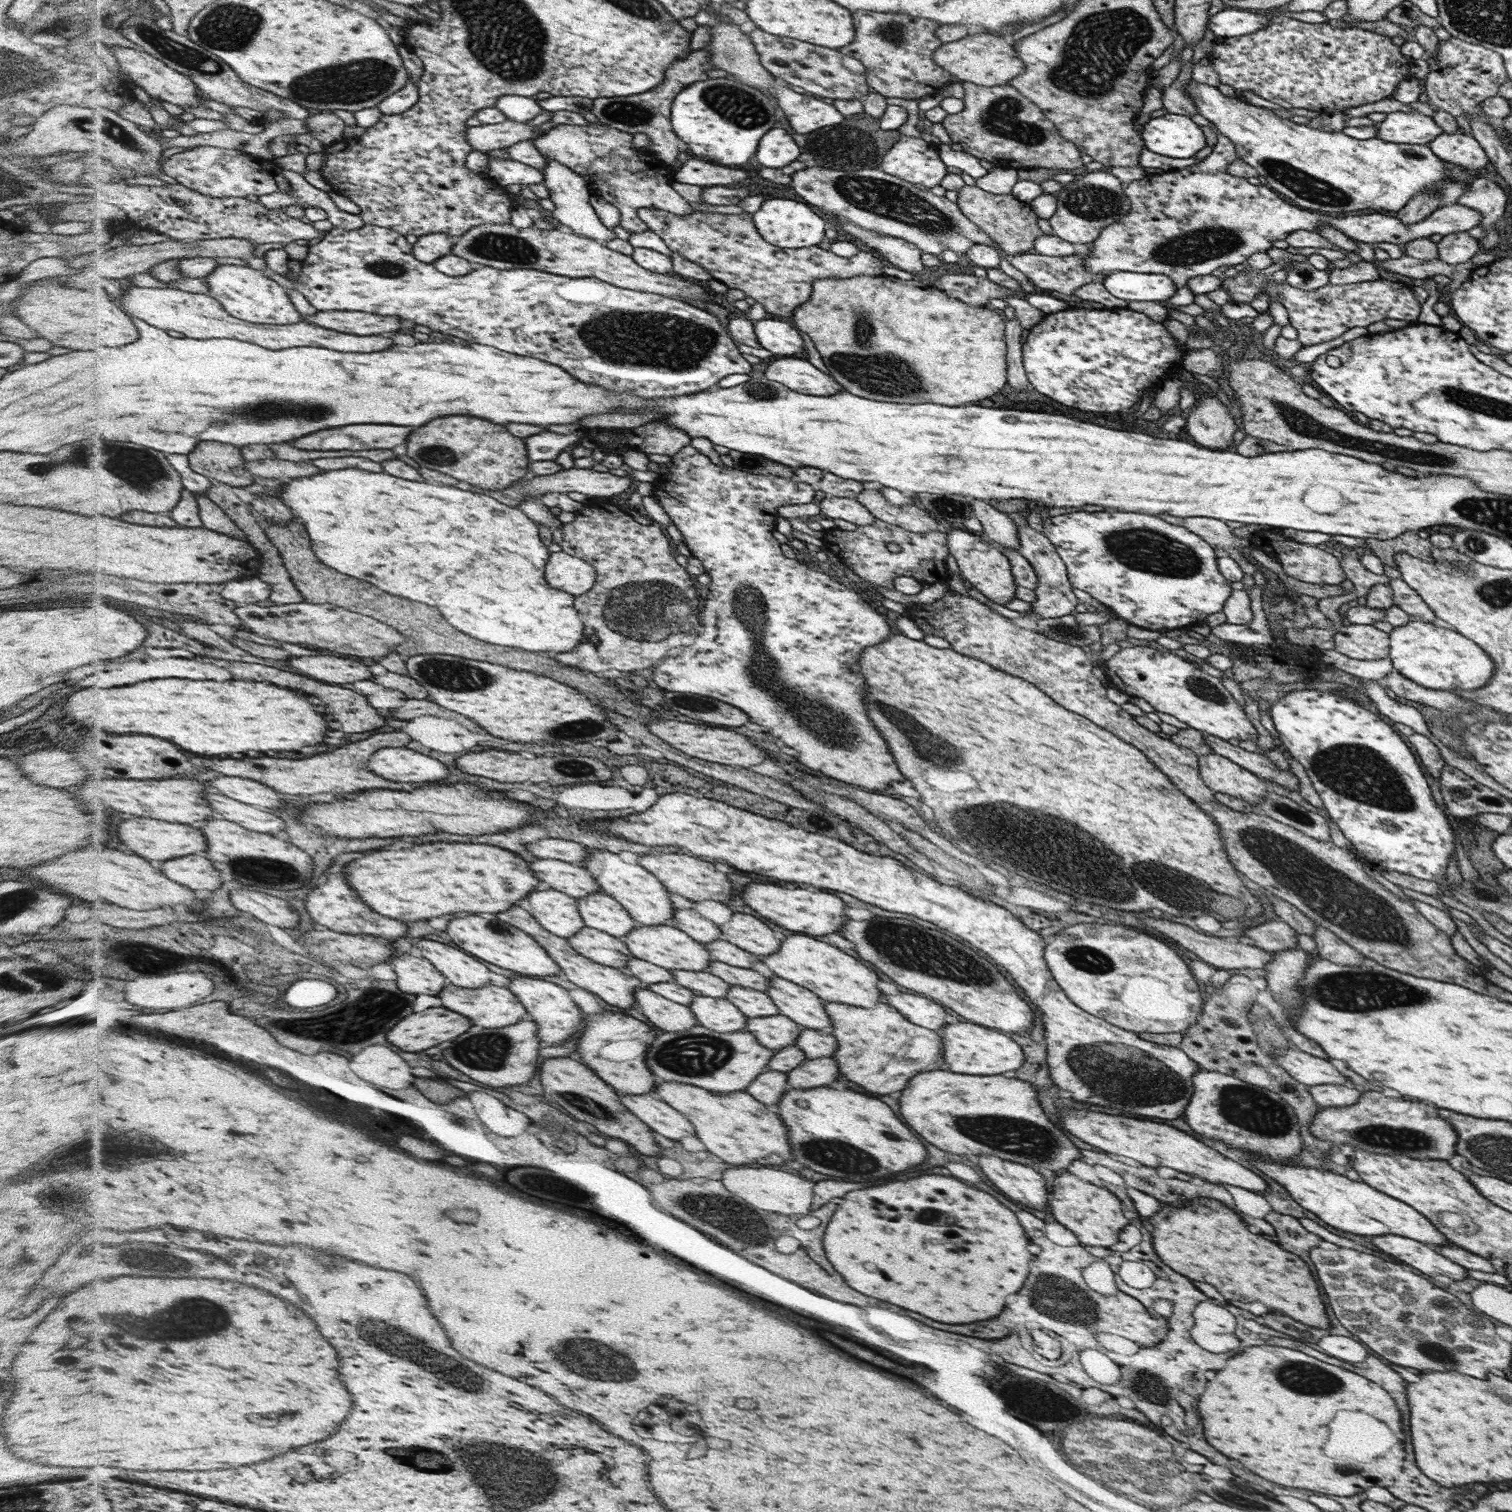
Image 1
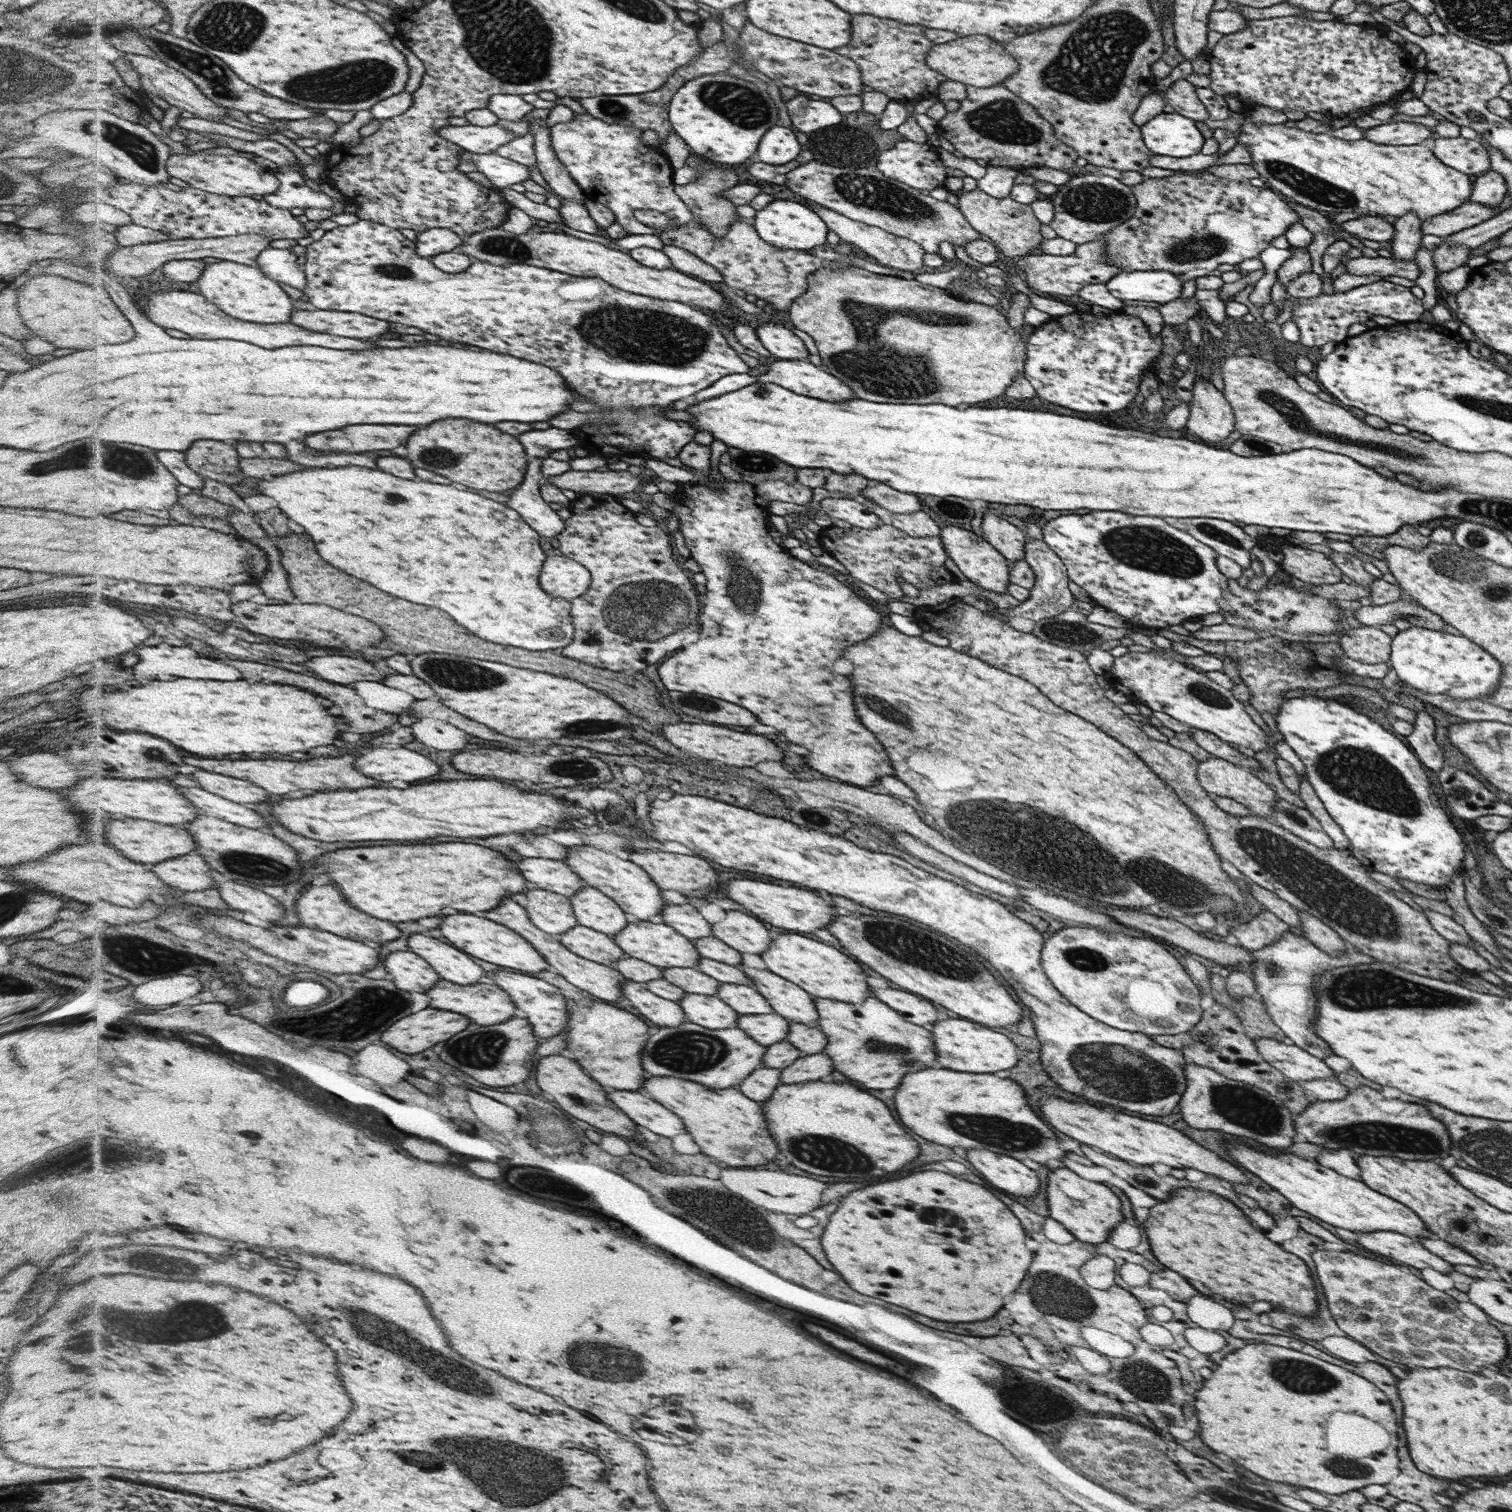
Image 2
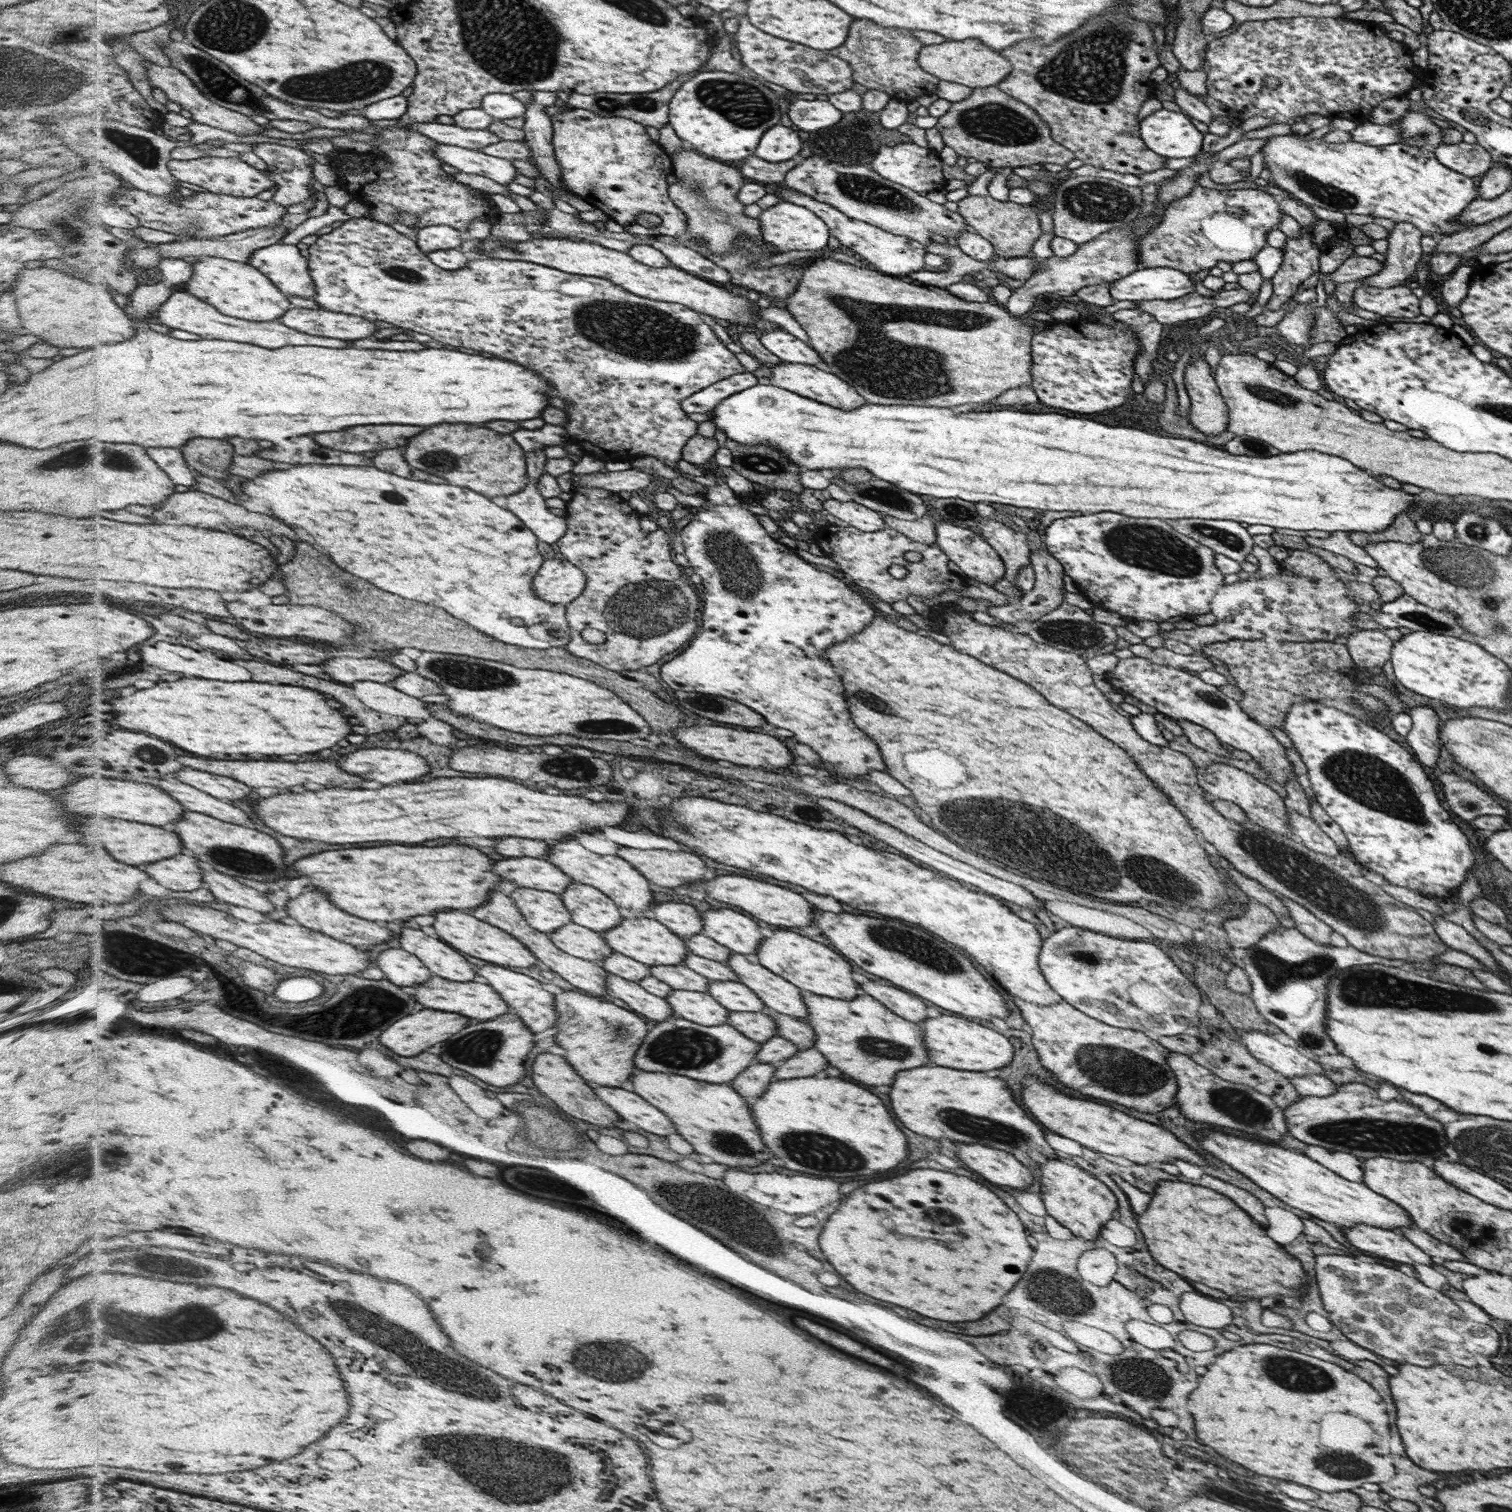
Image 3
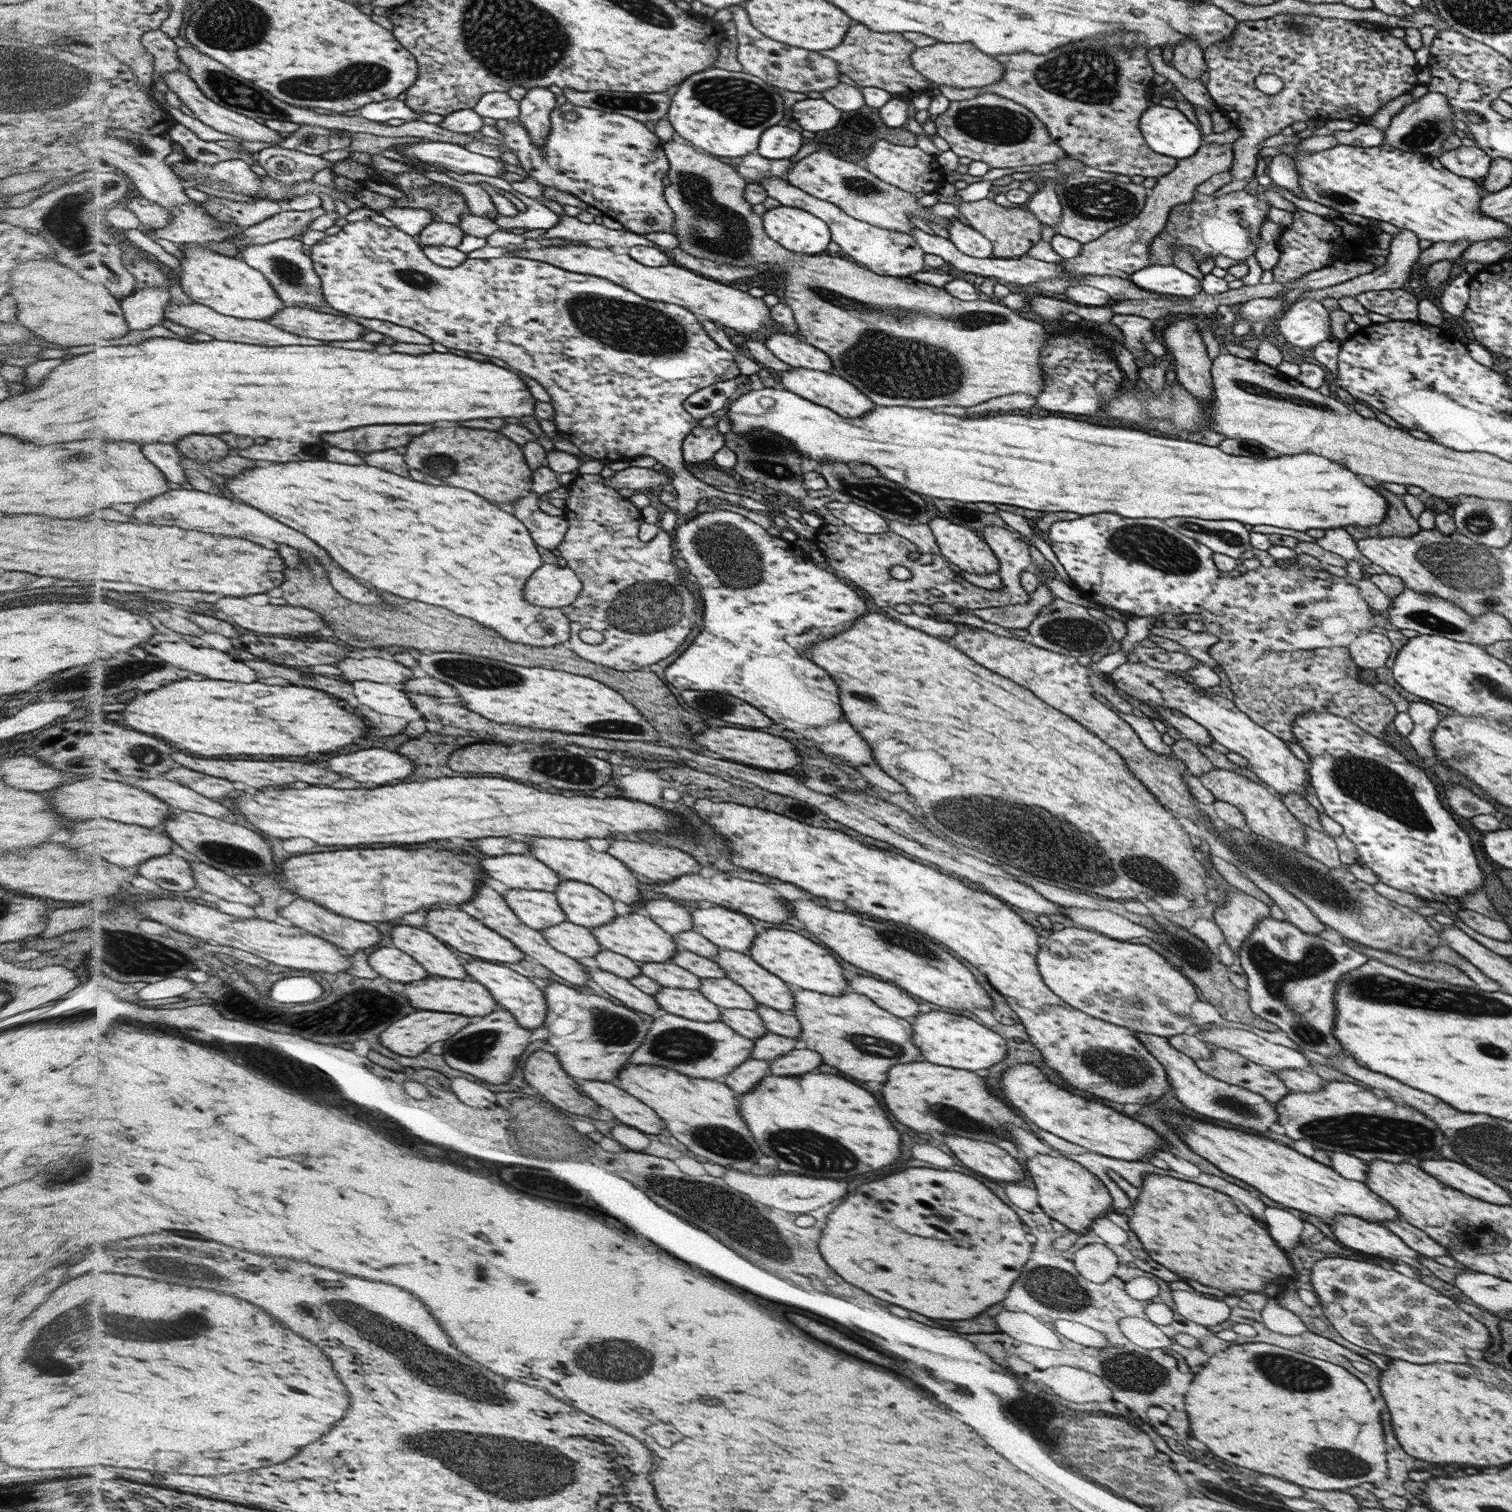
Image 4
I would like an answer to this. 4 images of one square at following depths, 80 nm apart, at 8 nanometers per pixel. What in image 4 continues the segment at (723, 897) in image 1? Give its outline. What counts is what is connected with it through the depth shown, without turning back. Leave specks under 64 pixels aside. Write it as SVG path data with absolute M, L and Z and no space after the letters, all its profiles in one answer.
M617 840L605 852L615 855L632 872L638 872L654 883L700 872L701 865L692 856L674 847Z

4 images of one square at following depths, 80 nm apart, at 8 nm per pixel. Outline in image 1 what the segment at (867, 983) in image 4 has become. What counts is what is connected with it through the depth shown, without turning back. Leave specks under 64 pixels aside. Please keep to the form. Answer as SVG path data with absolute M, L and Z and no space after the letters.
M902 991L901 993L884 993L885 1002L896 1007L904 1018L912 1020L918 1026L927 1027L929 1030L945 1028L946 1010L944 1006L925 995Z

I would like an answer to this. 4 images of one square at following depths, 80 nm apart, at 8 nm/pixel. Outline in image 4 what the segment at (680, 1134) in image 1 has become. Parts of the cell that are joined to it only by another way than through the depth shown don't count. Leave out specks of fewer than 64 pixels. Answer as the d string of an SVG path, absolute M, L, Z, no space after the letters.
M580 1082L583 1094L591 1098L602 1108L606 1108L614 1114L614 1118L625 1125L645 1132L646 1134L662 1134L665 1129L663 1119L656 1114L652 1107L636 1100L628 1092L616 1088L608 1082Z

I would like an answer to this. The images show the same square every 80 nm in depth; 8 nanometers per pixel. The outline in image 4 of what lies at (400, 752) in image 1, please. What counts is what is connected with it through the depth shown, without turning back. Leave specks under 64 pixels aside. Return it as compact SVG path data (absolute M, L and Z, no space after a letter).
M368 748L354 754L338 756L330 760L330 770L354 780L354 782L374 782L384 785L386 782L402 782L412 774L415 764L396 752L382 748Z

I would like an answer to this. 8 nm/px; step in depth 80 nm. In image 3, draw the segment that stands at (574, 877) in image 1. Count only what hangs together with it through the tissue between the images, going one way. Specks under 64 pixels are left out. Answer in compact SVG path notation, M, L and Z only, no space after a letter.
M506 857L506 860L500 860L496 870L500 870L504 880L516 886L559 895L566 893L568 886L574 884L570 875L564 874L560 867L548 862L546 858Z

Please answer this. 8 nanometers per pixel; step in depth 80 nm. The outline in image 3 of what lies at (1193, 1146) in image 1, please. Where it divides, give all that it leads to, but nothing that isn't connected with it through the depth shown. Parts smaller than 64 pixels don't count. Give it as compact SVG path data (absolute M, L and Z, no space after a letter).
M1024 1076L1022 1082L1022 1094L1020 1102L1032 1110L1032 1116L1038 1122L1044 1122L1048 1130L1066 1136L1070 1140L1080 1142L1086 1149L1104 1154L1114 1154L1128 1158L1130 1162L1136 1164L1150 1164L1150 1162L1172 1162L1172 1160L1188 1160L1196 1164L1204 1164L1204 1160L1194 1154L1186 1144L1182 1144L1172 1132L1168 1132L1156 1124L1126 1116L1124 1112L1118 1112L1114 1108L1108 1108L1106 1105L1094 1103L1089 1100L1078 1100L1066 1094L1060 1094L1058 1090L1042 1084L1036 1076Z

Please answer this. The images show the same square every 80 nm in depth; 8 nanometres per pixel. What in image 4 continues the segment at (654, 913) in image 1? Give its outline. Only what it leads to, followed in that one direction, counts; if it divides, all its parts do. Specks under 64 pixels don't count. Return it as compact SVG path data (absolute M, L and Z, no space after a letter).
M525 837L522 840L529 846L529 854L539 859L546 866L550 866L563 879L572 879L599 887L604 894L611 895L616 901L633 908L637 904L640 908L642 900L642 883L638 881L632 871L615 855L593 849L586 841L552 837Z

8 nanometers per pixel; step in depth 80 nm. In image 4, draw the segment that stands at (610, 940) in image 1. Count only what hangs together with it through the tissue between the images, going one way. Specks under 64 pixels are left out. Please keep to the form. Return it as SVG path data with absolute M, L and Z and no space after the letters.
M567 920L559 925L541 930L541 933L556 950L570 958L594 957L603 951L602 946L593 937L591 929L572 924Z

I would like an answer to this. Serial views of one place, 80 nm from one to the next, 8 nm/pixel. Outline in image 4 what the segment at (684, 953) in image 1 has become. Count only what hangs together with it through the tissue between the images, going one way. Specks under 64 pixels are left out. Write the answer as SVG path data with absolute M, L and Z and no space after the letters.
M639 911L623 916L616 915L616 918L608 924L591 928L591 933L603 949L626 956L636 964L646 964L646 962L672 963L674 953L678 950L673 935L668 934L658 923Z

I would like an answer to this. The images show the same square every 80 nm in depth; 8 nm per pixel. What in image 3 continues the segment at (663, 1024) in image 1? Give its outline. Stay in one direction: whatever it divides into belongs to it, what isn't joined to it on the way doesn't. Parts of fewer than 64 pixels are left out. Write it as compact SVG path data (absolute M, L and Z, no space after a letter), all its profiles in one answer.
M608 973L606 986L610 990L610 994L614 998L620 998L622 1002L626 1002L630 1010L635 1010L637 1014L643 1014L656 1022L676 1015L673 1014L672 1007L665 998L646 992L637 982Z

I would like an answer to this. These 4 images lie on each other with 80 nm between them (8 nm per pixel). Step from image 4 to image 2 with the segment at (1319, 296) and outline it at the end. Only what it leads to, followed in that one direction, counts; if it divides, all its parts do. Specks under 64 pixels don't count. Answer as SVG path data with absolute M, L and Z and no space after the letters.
M1406 213L1396 217L1393 225L1395 233L1391 240L1391 254L1394 260L1415 260L1417 250L1421 247L1420 224L1422 220L1416 213Z

